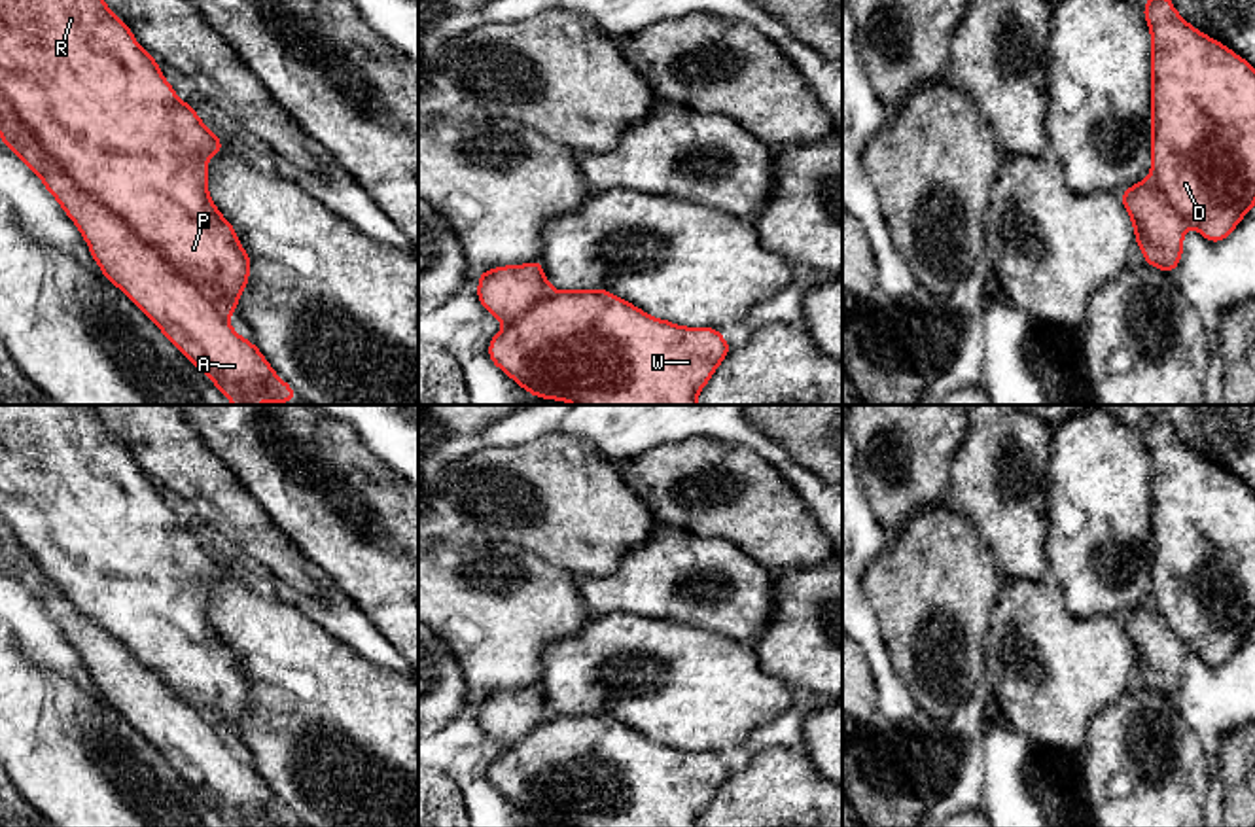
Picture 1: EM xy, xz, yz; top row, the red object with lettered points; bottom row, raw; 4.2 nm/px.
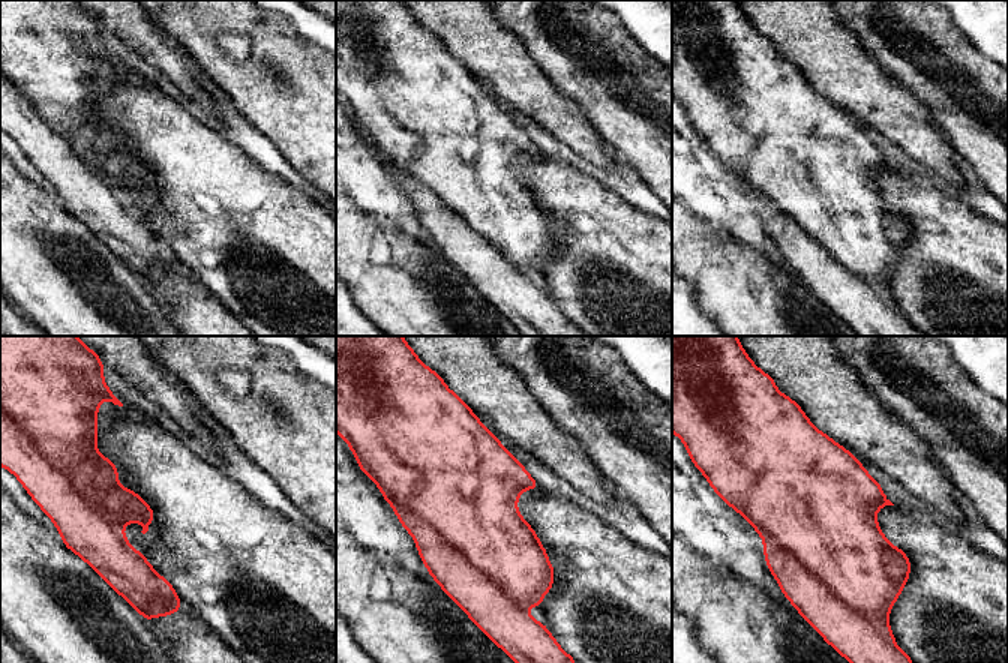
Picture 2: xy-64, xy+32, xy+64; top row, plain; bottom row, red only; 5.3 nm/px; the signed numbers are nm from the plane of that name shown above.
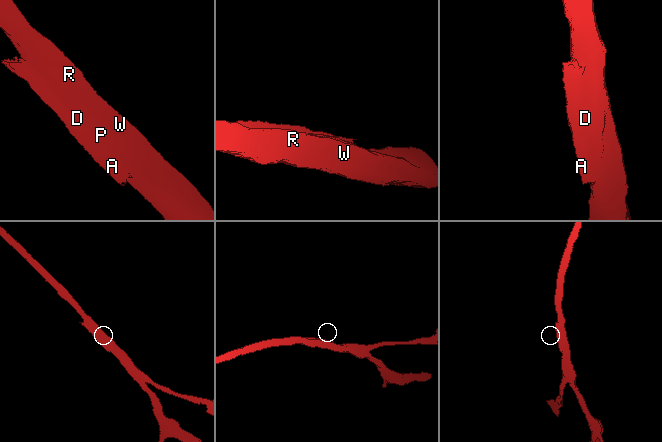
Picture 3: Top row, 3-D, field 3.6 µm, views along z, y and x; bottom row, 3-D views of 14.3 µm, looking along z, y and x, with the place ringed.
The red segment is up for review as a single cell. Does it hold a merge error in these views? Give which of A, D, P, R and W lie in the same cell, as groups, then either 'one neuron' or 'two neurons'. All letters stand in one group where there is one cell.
A / D P R W; two neurons

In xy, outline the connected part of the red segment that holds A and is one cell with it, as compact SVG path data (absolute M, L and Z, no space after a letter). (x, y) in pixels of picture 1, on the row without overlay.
M0 519L0 562L42 602L89 668L102 698L117 710L231 827L290 827L297 818L242 763L214 725L138 662L102 626L81 615Z

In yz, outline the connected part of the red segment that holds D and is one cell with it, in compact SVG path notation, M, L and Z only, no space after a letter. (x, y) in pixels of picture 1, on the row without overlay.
M1168 418L1143 430L1151 454L1151 604L1206 664L1225 664L1255 630L1255 492L1191 450Z

